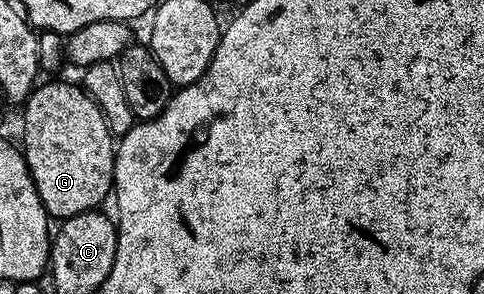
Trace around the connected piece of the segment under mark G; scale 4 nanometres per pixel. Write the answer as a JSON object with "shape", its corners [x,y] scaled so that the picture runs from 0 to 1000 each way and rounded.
{"shape":[[[159,279],[153,282],[95,282],[72,293],[62,323],[54,337],[45,378],[45,486],[41,483],[41,510],[54,534],[54,558],[66,588],[66,616],[74,629],[74,656],[83,656],[83,684],[91,697],[95,728],[105,748],[126,752],[147,745],[176,718],[192,718],[213,701],[211,687],[223,677],[236,633],[236,517],[240,510],[238,463],[229,459],[215,384],[198,357],[198,344],[176,310]]]}

